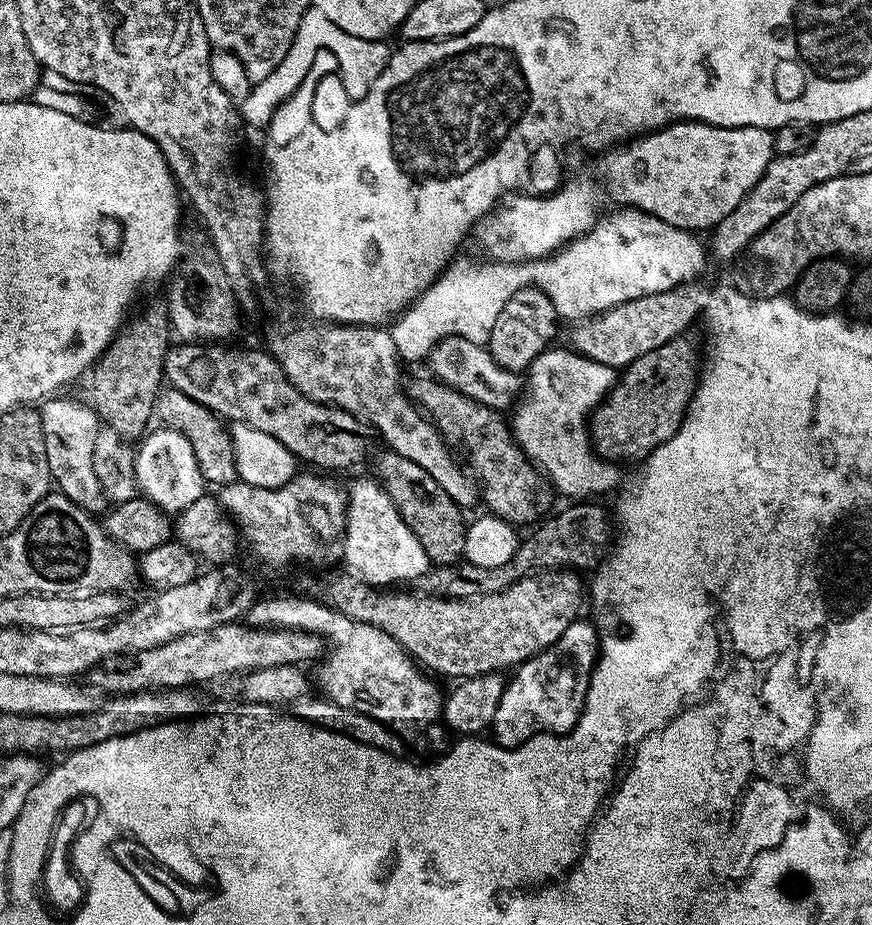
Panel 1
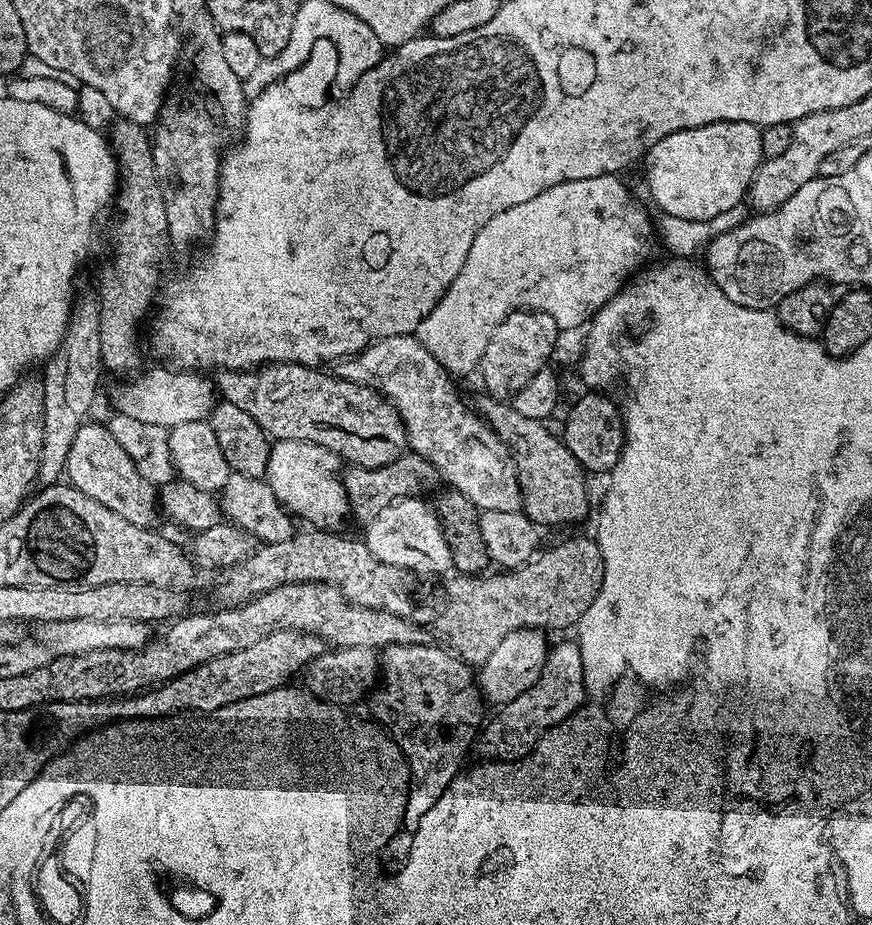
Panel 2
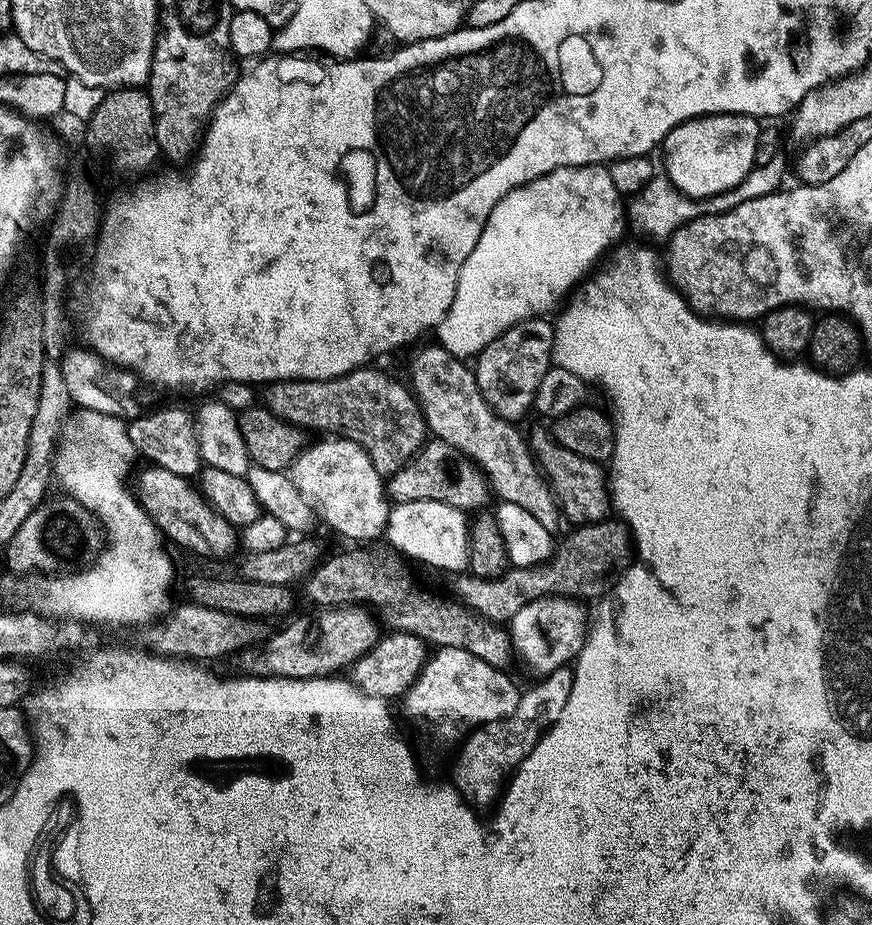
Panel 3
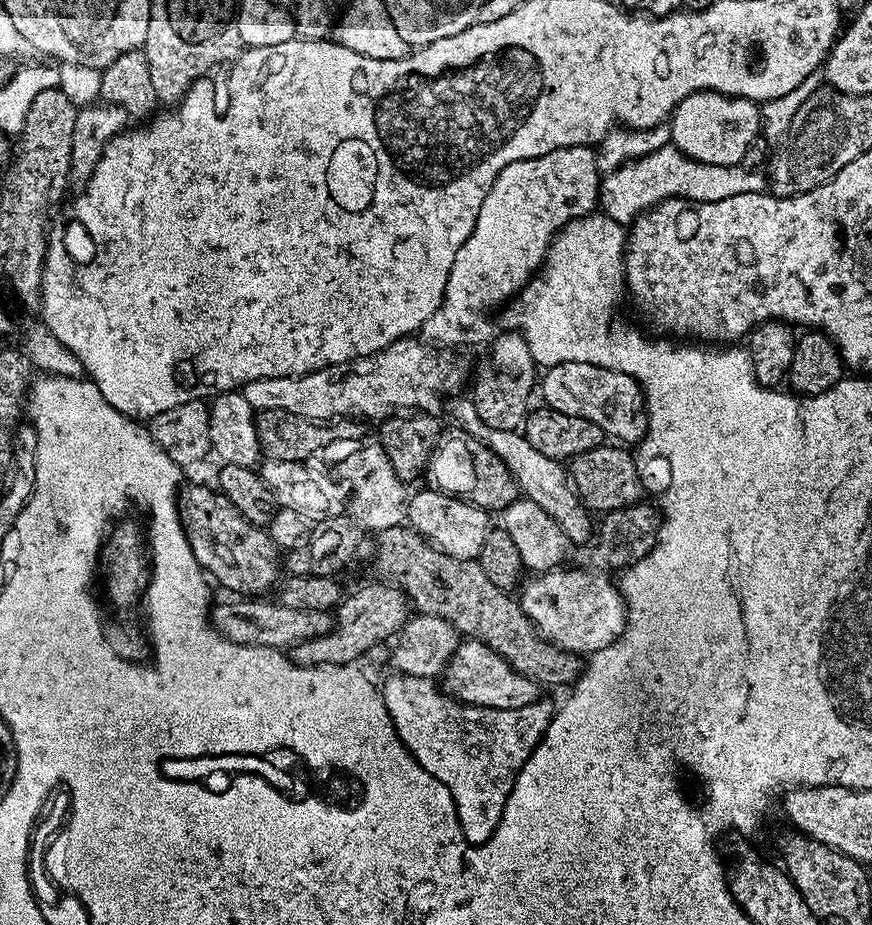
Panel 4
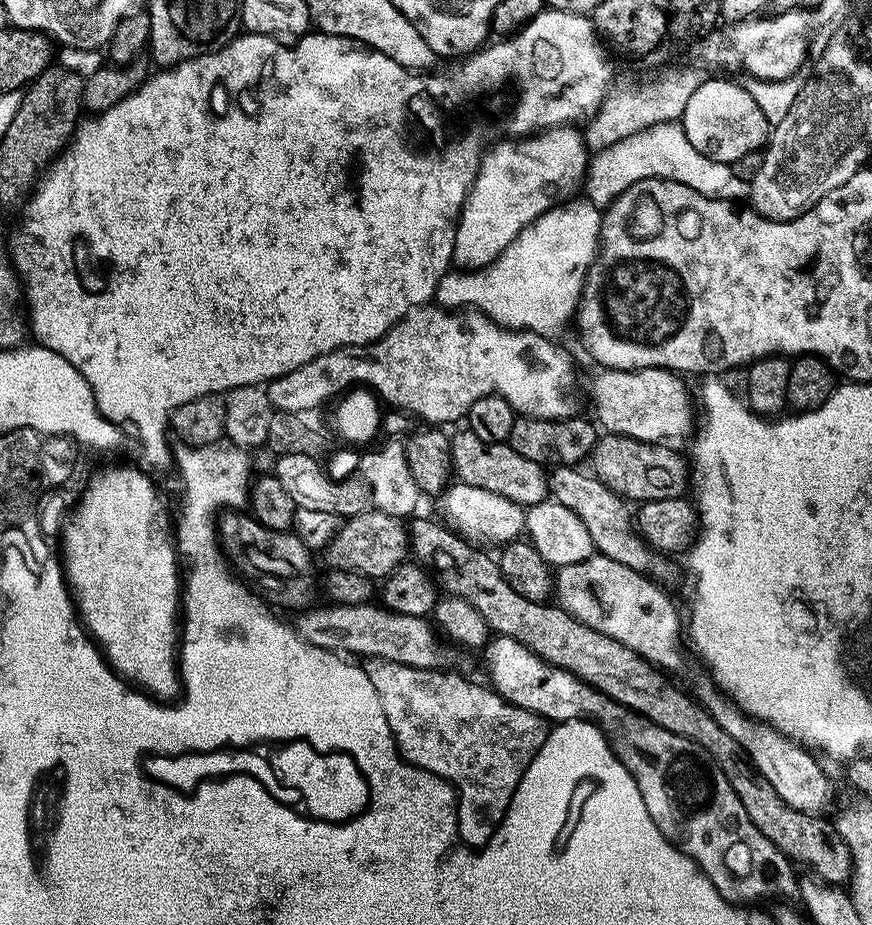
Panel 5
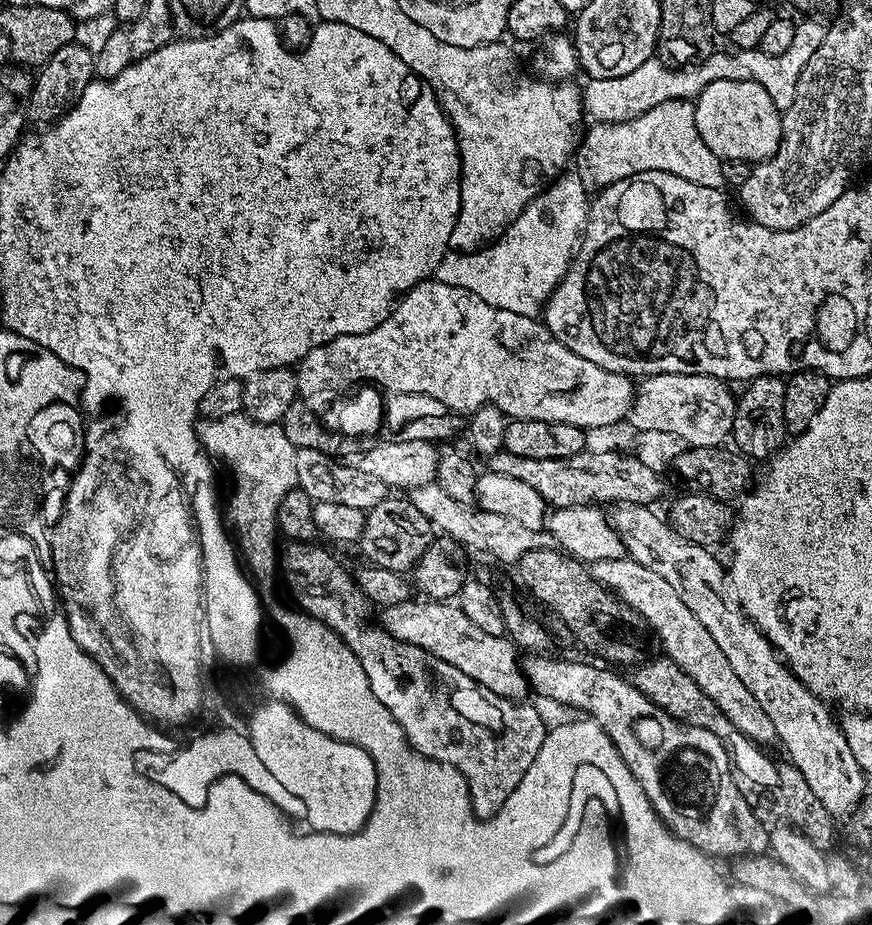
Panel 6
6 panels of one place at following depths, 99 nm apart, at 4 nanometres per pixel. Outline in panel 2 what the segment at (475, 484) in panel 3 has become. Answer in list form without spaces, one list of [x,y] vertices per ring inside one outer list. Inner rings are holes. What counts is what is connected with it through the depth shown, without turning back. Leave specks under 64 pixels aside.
[[[411,450],[400,455],[394,462],[387,463],[386,466],[362,468],[353,465],[347,470],[341,480],[346,490],[350,516],[364,528],[396,500],[425,495],[424,492],[434,489],[437,484],[439,487],[442,478],[428,459],[422,458],[417,452]]]

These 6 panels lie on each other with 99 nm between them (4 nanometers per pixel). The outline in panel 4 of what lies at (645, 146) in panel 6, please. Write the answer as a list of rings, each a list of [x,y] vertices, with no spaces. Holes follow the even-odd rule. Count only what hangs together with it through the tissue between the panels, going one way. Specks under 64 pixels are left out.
[[[665,146],[646,154],[637,160],[631,160],[618,170],[607,173],[600,186],[599,207],[603,215],[614,218],[625,226],[631,225],[636,217],[660,204],[664,200],[701,200],[714,202],[719,197],[734,198],[734,194],[746,194],[750,191],[744,179],[750,176],[749,169],[743,166],[714,166],[703,164],[680,152],[675,146]]]

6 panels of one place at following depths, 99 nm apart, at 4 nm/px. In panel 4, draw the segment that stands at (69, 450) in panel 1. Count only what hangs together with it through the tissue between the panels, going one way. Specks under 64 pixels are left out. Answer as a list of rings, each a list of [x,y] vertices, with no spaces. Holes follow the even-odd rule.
[[[192,484],[187,488],[188,485],[178,500],[180,520],[201,568],[217,585],[220,583],[236,592],[232,594],[256,598],[271,593],[268,591],[277,587],[282,576],[282,552],[271,536],[261,525],[250,523],[224,492],[204,484]]]

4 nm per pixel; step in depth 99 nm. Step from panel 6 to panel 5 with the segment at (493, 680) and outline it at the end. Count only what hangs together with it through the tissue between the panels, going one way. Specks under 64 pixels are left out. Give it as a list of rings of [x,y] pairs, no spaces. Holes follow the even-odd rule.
[[[376,602],[358,606],[332,604],[327,606],[328,608],[316,607],[312,606],[301,611],[297,615],[300,617],[294,621],[296,633],[314,646],[326,648],[329,652],[337,654],[353,652],[348,654],[353,657],[389,660],[415,668],[441,667],[440,644],[436,641],[438,632],[425,617],[398,614]]]

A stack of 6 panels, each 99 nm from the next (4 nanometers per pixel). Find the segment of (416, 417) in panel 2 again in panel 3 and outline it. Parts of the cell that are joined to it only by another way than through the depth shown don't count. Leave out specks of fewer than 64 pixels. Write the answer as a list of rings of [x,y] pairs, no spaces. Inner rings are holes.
[[[436,342],[422,349],[409,362],[406,380],[424,411],[429,433],[472,460],[487,477],[488,487],[501,501],[522,506],[534,514],[546,530],[559,533],[562,525],[560,505],[552,495],[543,472],[537,468],[527,439],[523,435],[520,437],[515,423],[493,414],[486,398],[482,398],[482,390],[478,390],[475,371],[464,364],[467,363],[461,357],[450,354]]]

